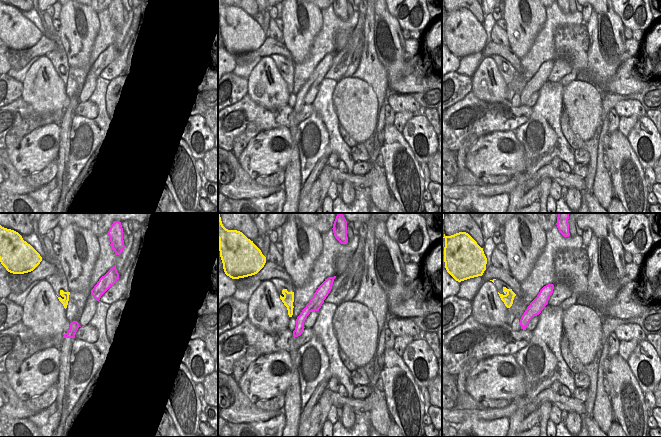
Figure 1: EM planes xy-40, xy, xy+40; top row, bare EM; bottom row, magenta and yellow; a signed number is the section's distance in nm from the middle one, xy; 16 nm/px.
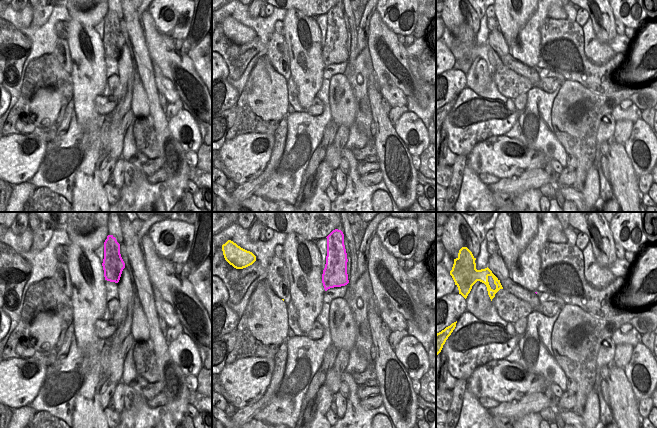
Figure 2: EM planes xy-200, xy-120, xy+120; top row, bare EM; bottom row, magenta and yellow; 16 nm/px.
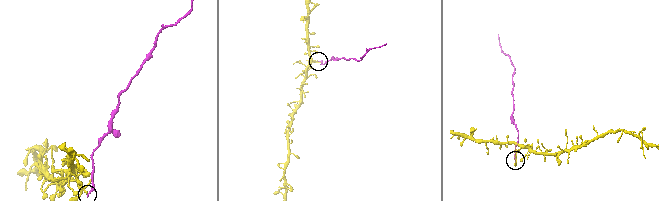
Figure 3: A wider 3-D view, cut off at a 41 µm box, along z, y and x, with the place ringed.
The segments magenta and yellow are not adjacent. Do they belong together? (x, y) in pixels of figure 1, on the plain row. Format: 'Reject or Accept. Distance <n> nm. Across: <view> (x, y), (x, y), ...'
Reject. Distance 90 nm. Across: xy (297, 93), (292, 90)

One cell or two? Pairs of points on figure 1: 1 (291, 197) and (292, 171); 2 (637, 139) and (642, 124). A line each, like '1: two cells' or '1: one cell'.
1: one cell
2: one cell

